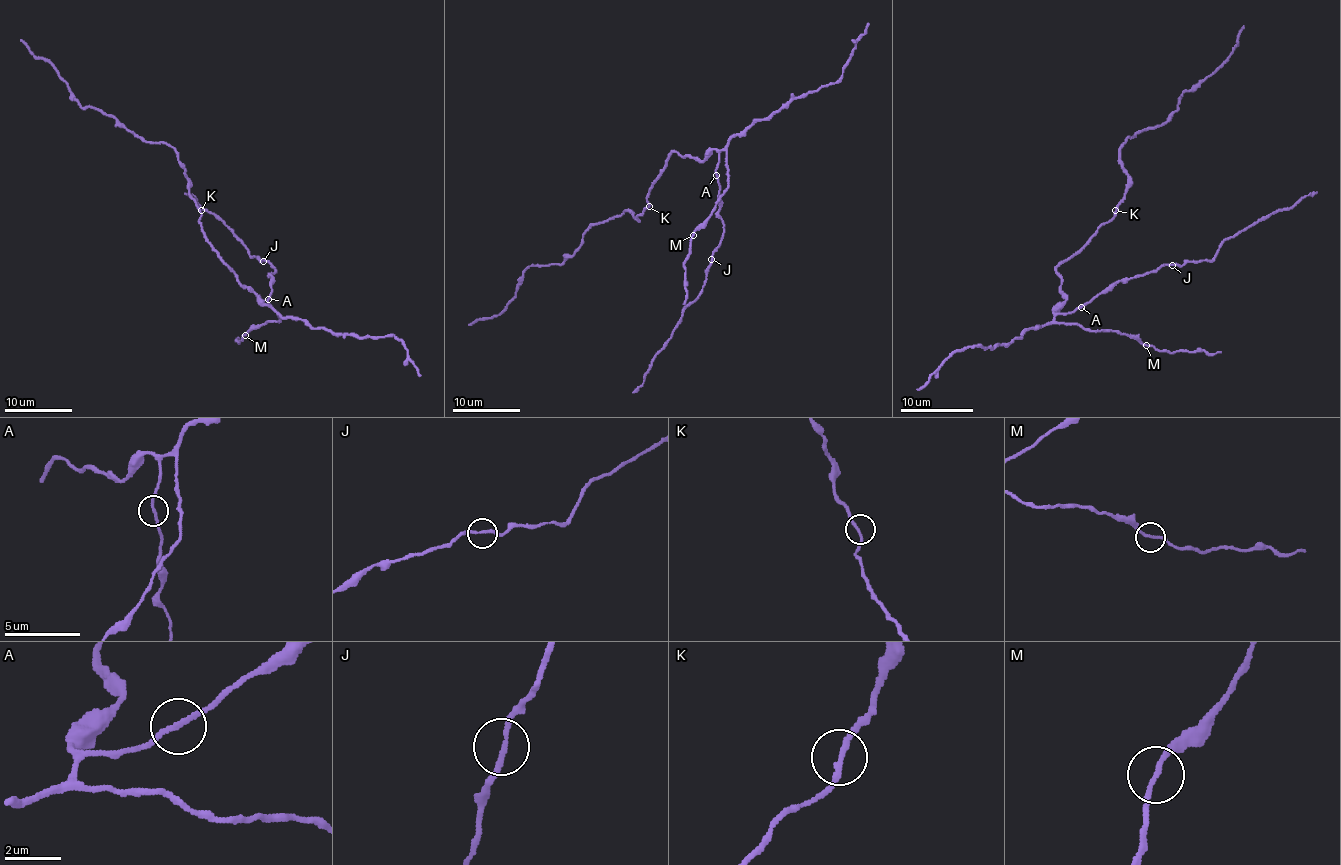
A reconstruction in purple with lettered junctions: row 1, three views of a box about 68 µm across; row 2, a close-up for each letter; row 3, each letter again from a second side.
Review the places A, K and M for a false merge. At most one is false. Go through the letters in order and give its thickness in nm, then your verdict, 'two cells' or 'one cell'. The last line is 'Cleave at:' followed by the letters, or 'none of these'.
A: 180 nm | one cell
K: 190 nm | one cell
M: 170 nm | one cell
Cleave at: none of these

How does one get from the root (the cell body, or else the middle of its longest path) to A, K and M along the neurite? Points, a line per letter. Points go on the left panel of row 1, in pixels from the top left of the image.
A: (219, 257), (241, 284), (270, 306), (268, 299)
K: (219, 257), (199, 224), (201, 210)
M: (219, 257), (241, 284), (250, 288), (280, 316), (280, 321), (256, 325), (245, 335)

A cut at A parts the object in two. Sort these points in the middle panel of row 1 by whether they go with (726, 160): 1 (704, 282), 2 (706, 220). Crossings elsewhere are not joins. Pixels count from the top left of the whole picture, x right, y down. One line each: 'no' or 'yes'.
1: no
2: yes

